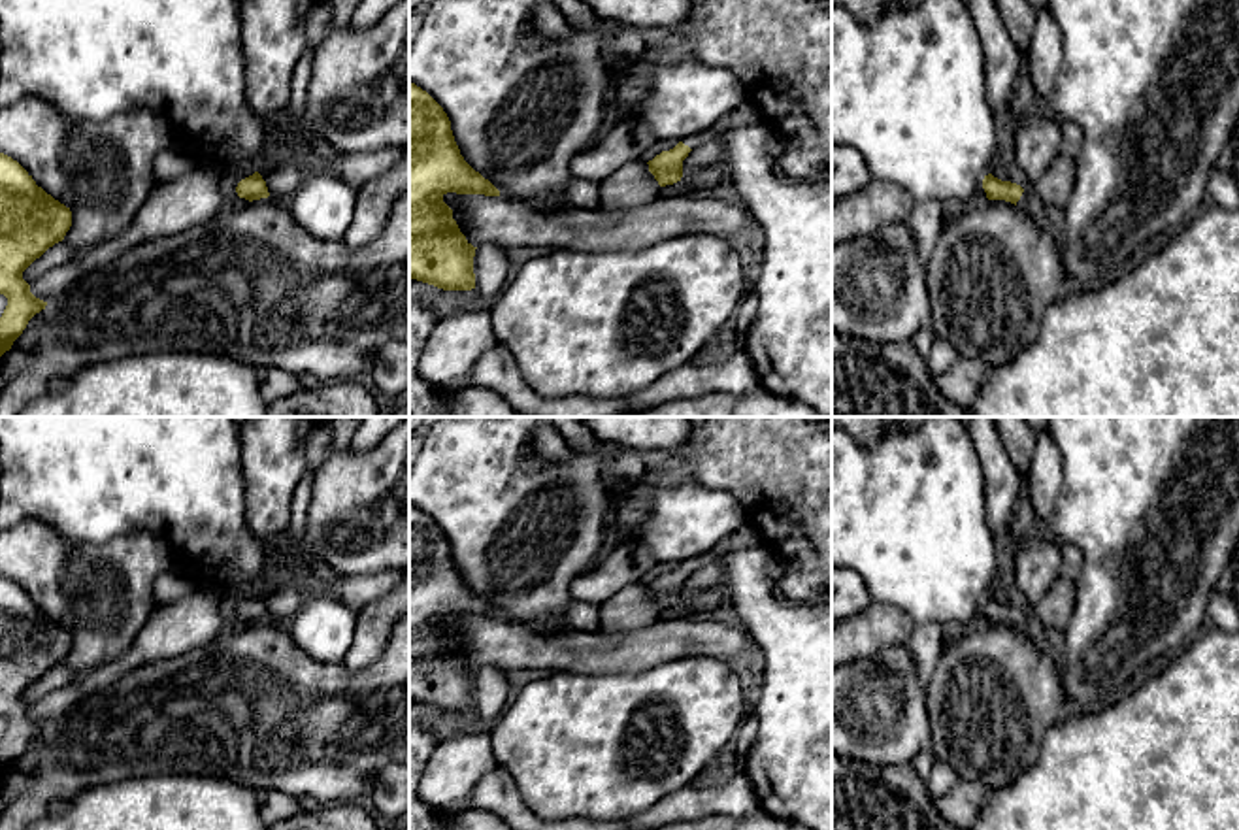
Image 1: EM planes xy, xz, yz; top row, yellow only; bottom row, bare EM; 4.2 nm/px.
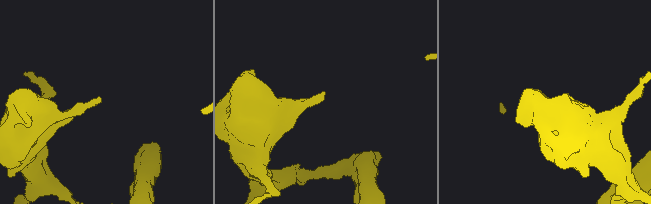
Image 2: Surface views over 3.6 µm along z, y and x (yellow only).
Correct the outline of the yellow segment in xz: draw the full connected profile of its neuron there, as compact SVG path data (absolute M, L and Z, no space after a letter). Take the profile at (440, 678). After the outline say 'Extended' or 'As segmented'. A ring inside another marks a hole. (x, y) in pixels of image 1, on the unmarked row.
M409 504L409 700L443 713L475 711L475 672L443 624L447 615L500 619L500 613L460 577L443 530Z. As segmented

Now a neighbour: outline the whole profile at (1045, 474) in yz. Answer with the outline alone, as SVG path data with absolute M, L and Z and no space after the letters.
M1049 428L1035 432L1030 466L1030 500L1035 519L1050 519L1058 492L1062 489L1062 481L1062 458L1052 434L1049 432Z

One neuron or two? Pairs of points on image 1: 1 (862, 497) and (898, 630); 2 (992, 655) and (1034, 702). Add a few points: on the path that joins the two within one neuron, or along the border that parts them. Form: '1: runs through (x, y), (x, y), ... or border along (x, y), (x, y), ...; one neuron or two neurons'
1: border along (874, 602), (889, 602), (915, 623); two neurons
2: runs through (998, 666), (1023, 691); one neuron

